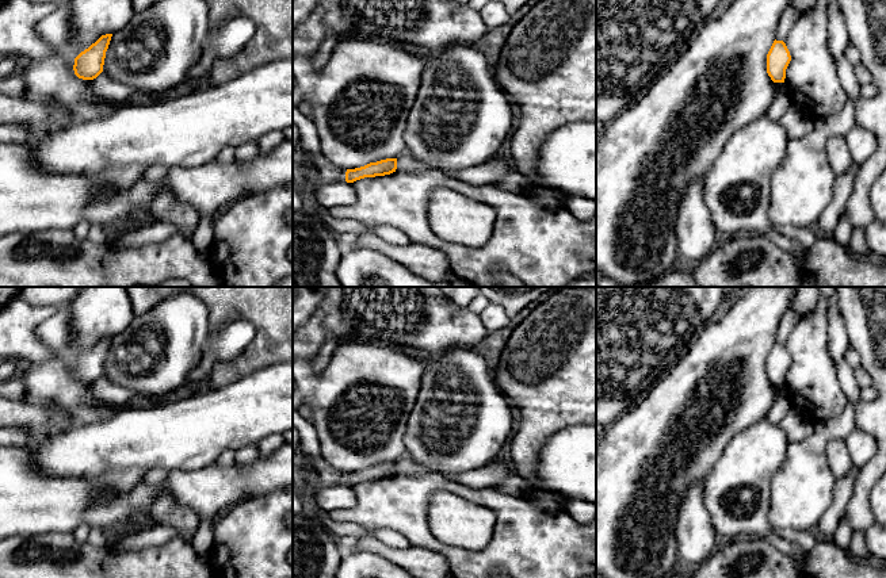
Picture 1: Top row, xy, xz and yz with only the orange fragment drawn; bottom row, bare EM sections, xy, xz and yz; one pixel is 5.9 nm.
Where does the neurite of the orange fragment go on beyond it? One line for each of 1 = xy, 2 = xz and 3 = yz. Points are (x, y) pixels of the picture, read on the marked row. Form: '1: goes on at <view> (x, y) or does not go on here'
1: does not go on here
2: does not go on here
3: does not go on here

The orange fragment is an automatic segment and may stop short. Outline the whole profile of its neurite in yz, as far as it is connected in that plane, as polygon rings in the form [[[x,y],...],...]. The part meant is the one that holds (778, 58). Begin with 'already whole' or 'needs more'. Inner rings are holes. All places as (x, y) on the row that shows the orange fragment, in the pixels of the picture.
already whole | [[[775,39],[767,54],[767,73],[774,83],[784,83],[790,61],[791,55],[786,43]]]

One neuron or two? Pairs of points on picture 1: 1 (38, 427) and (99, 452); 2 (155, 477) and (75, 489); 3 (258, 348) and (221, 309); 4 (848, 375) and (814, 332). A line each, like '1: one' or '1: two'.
1: two
2: two
3: one
4: two

